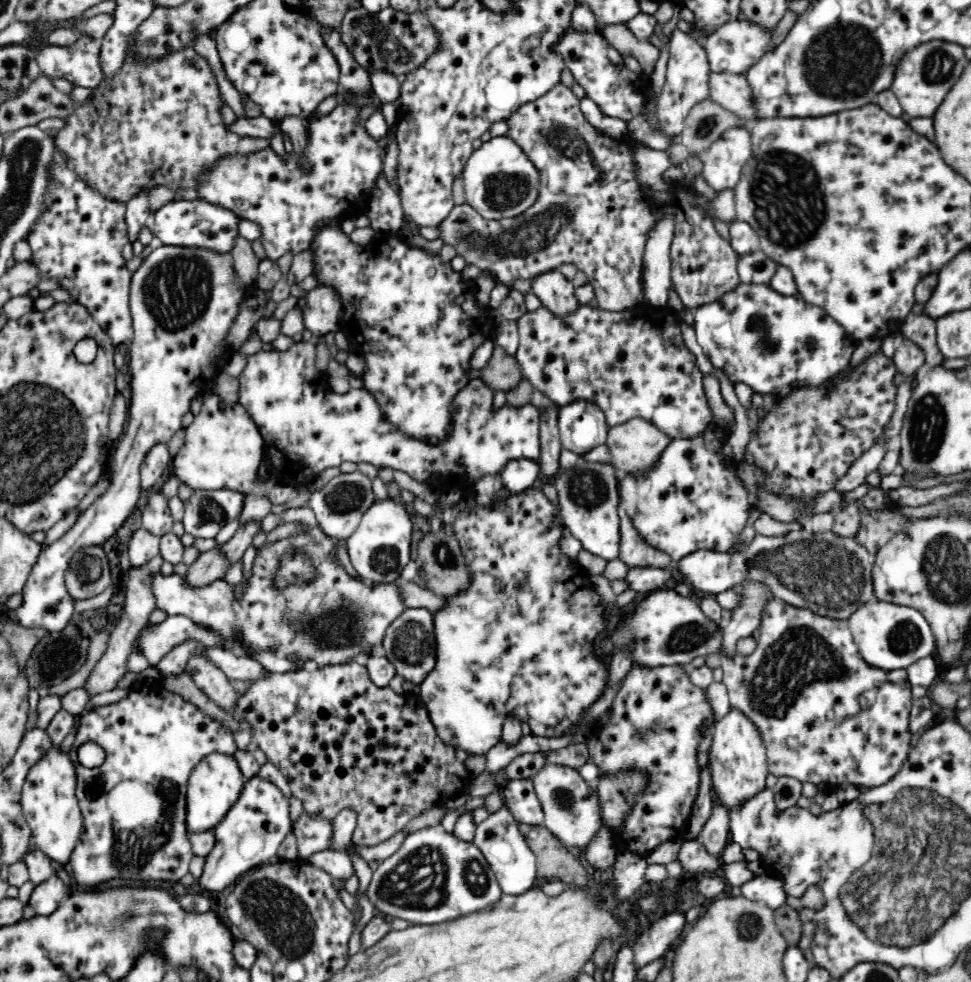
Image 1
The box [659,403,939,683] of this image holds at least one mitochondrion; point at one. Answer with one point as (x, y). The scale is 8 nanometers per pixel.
(829, 574)

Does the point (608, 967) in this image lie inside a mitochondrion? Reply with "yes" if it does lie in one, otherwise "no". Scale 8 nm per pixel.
no

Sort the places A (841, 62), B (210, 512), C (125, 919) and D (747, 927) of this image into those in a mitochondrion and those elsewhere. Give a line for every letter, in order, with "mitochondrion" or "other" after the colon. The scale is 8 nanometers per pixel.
A: mitochondrion
B: mitochondrion
C: mitochondrion
D: mitochondrion

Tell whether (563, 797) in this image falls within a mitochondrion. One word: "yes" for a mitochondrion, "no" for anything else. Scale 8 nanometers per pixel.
yes

